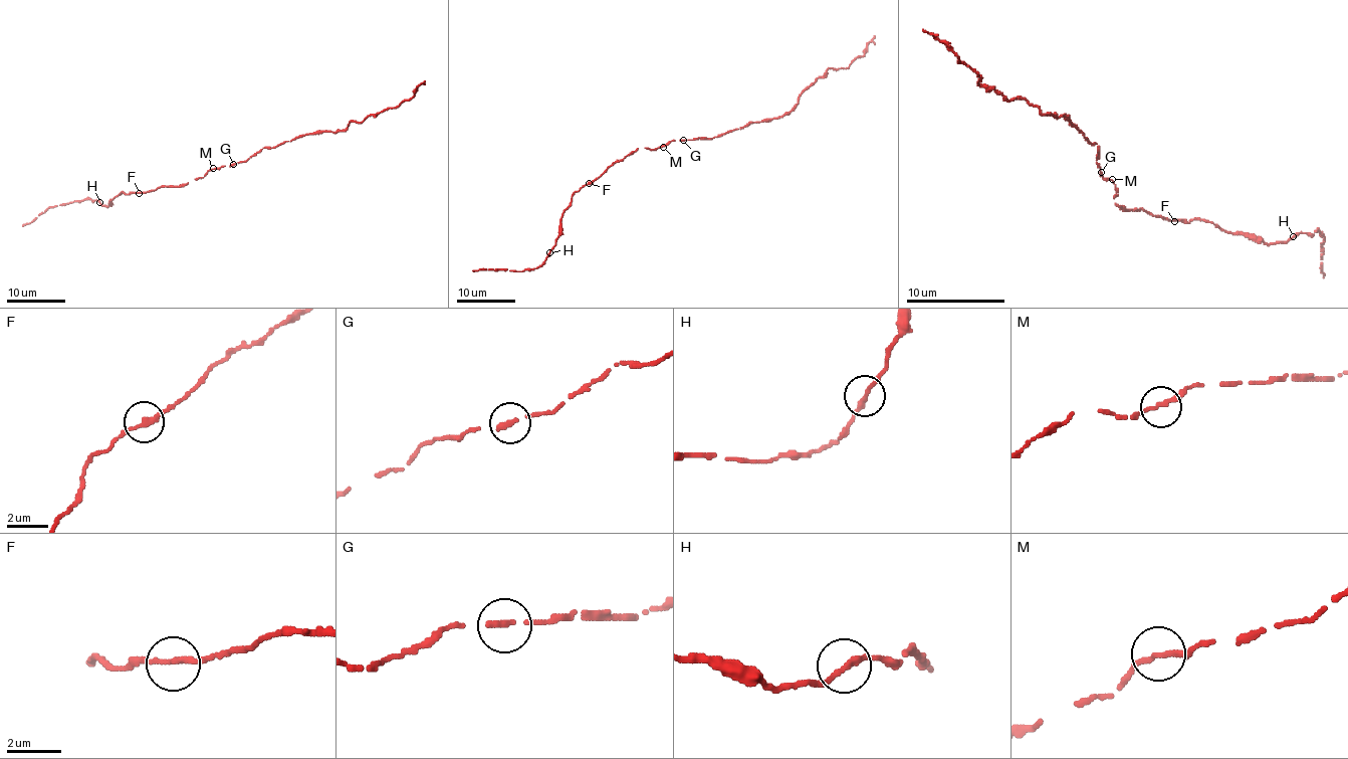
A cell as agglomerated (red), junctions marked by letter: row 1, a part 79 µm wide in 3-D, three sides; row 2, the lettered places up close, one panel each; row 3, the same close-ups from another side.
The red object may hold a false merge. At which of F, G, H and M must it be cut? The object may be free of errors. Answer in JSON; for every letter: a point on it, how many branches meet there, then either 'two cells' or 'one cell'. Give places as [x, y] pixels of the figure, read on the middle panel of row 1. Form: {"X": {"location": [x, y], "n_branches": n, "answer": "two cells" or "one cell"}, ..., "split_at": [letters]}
{"F": {"location": [589, 183], "n_branches": 2, "answer": "one cell"}, "G": {"location": [683, 140], "n_branches": 2, "answer": "one cell"}, "H": {"location": [549, 252], "n_branches": 2, "answer": "one cell"}, "M": {"location": [663, 147], "n_branches": 2, "answer": "one cell"}, "split_at": []}

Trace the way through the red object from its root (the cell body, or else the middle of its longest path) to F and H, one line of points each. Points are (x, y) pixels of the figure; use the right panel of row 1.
F: (1109, 179), (1117, 191), (1114, 204), (1127, 208), (1144, 208), (1154, 216), (1174, 221)
H: (1109, 179), (1117, 191), (1114, 204), (1188, 223), (1203, 218), (1266, 243), (1286, 243), (1293, 236)

